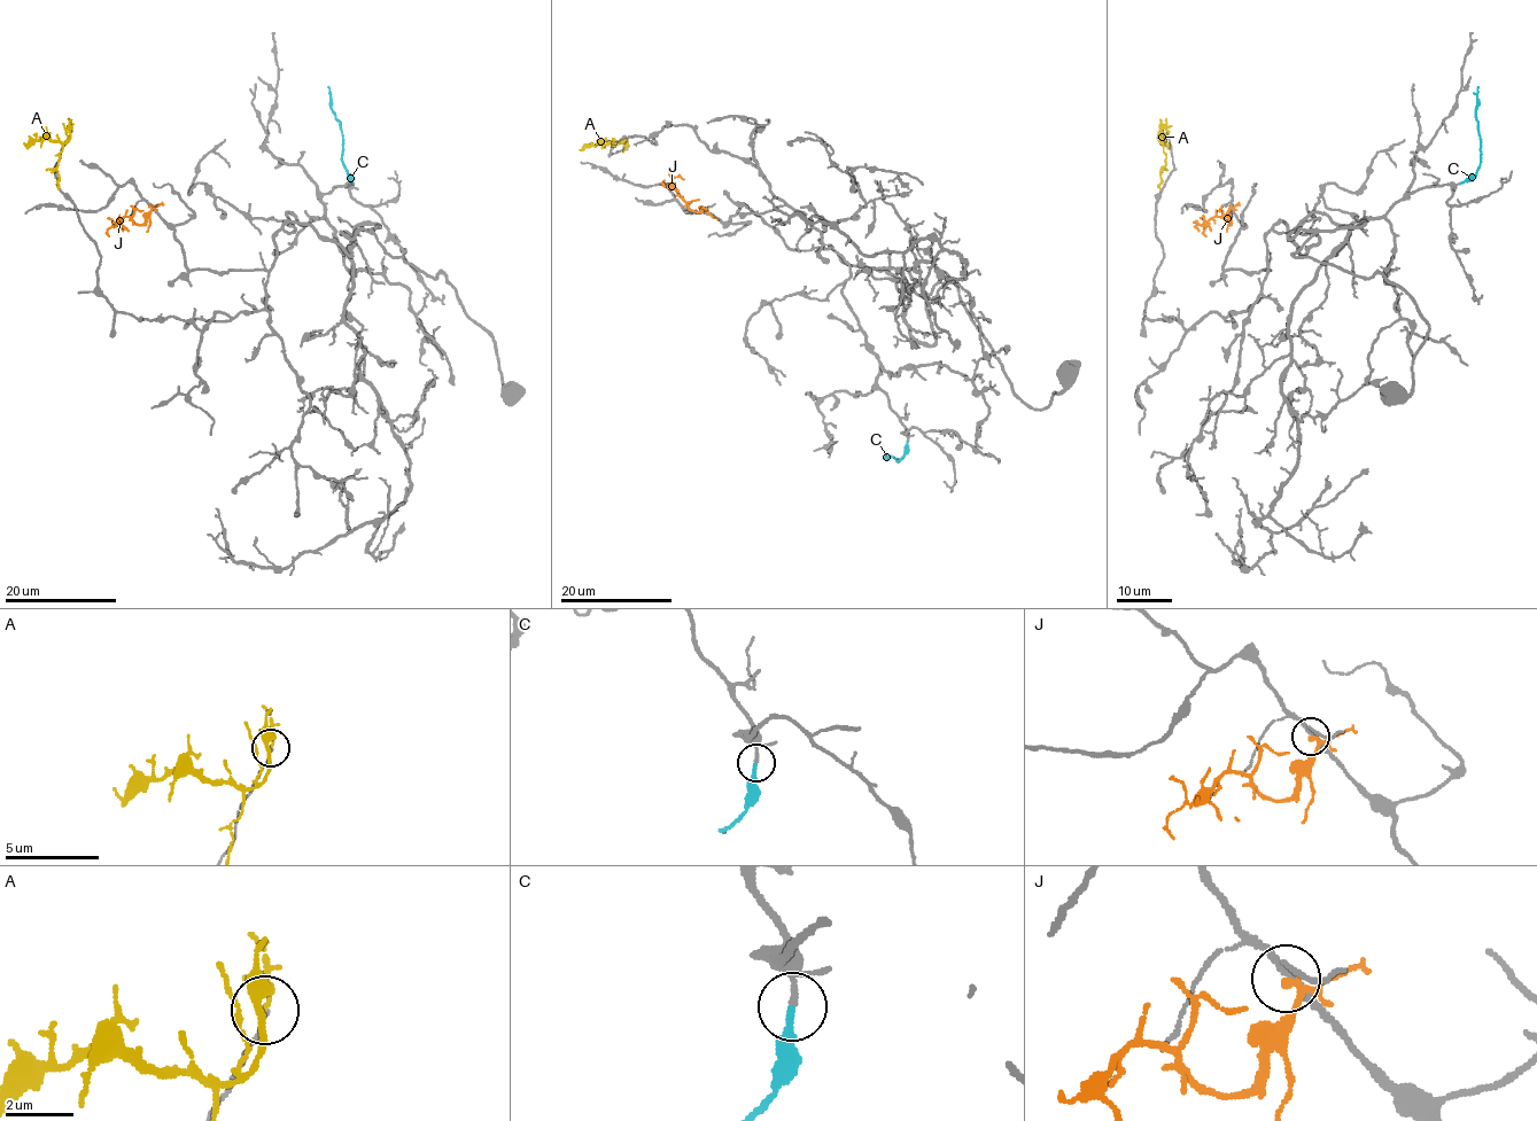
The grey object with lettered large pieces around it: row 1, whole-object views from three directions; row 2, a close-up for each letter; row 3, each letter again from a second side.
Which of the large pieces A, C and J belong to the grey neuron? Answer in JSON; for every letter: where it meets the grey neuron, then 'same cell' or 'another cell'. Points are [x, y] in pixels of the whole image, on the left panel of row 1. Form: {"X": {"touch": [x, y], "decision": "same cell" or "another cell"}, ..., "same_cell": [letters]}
{"A": {"touch": [70, 131], "decision": "another cell"}, "C": {"touch": [351, 183], "decision": "same cell"}, "J": {"touch": [149, 205], "decision": "another cell"}, "same_cell": ["C"]}

